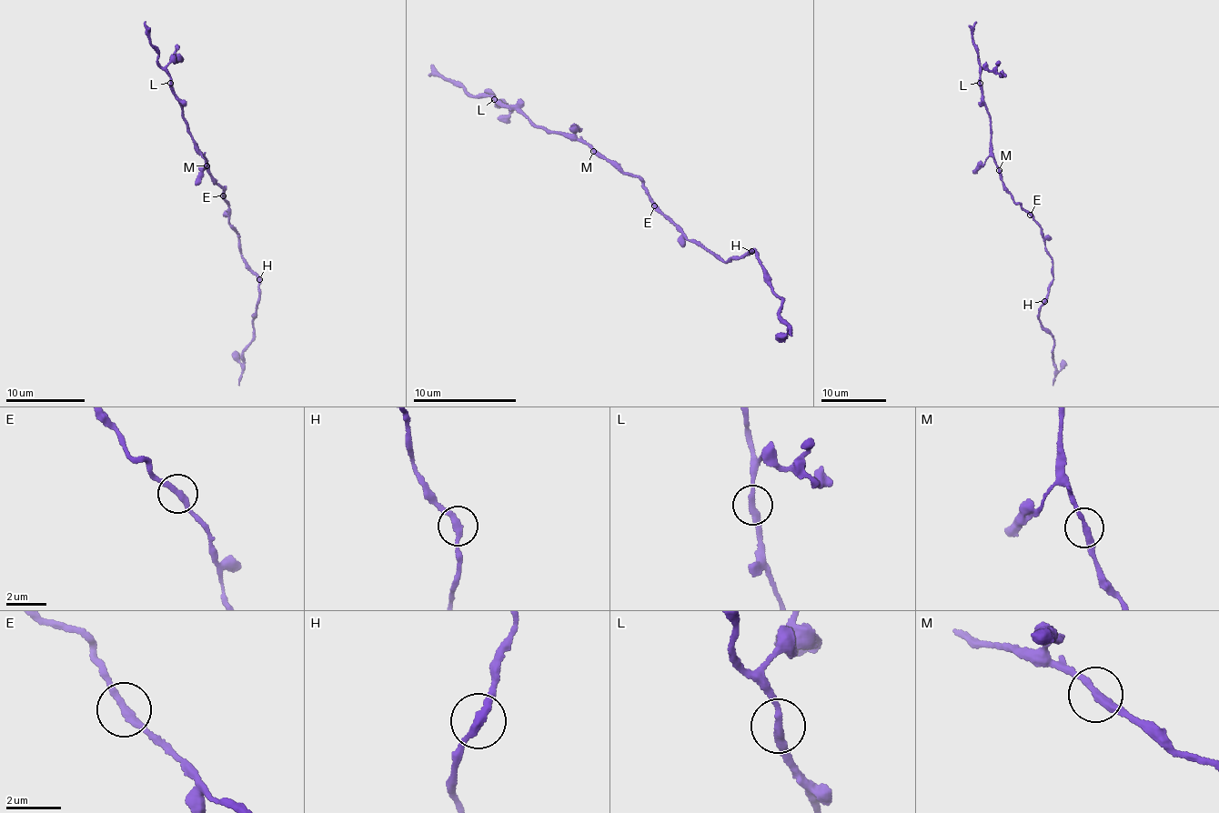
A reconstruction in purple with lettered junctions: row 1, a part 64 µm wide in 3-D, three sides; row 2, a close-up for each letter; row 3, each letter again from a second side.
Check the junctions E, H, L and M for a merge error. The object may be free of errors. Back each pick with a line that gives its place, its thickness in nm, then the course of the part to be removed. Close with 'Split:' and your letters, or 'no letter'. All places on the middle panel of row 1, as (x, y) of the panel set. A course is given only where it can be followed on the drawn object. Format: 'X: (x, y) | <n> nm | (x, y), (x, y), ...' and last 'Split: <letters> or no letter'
Split: no letter

